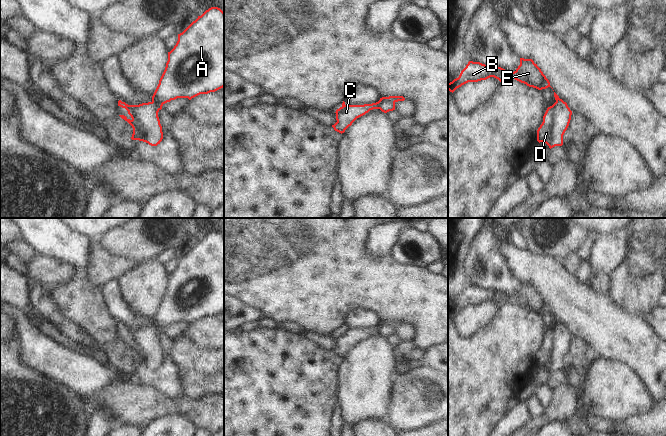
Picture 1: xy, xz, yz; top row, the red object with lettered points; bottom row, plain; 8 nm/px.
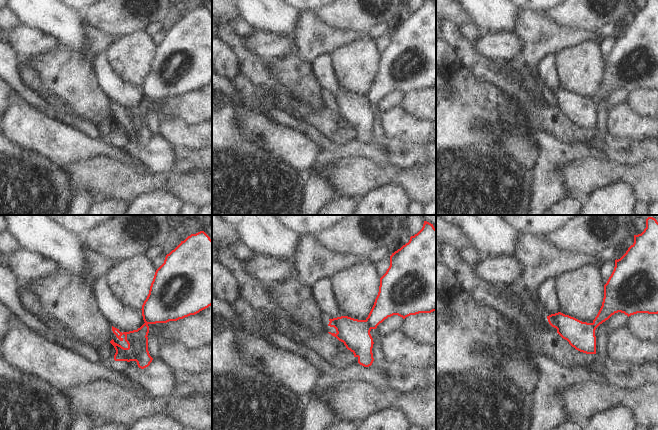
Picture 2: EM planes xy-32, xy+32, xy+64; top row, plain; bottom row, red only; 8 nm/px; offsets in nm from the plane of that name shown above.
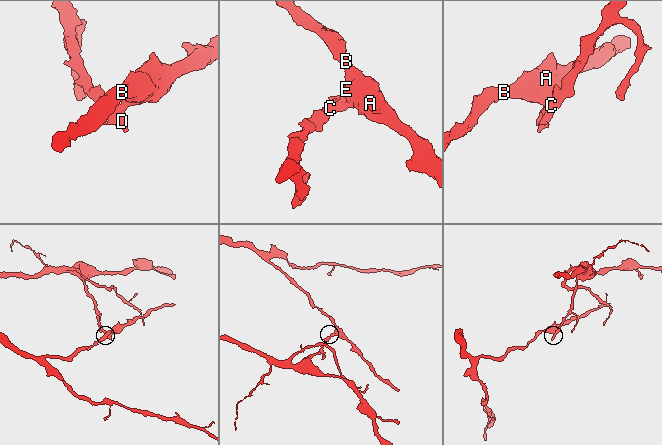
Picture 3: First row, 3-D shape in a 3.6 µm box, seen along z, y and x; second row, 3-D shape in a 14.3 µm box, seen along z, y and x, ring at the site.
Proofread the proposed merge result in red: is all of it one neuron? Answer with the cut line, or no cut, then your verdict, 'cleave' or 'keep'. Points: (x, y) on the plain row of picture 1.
xy (152, 322), (161, 330) | cleave

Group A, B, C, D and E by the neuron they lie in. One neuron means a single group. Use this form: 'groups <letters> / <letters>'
groups A B E / C D

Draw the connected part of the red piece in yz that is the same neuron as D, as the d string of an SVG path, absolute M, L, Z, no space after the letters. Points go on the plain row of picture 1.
M562 323L547 332L543 346L537 354L537 365L546 367L549 372L563 369L563 359L567 354L572 335Z

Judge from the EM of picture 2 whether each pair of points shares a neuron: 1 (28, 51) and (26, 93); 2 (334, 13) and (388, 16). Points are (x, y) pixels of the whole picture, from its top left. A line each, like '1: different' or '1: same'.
1: different
2: same

